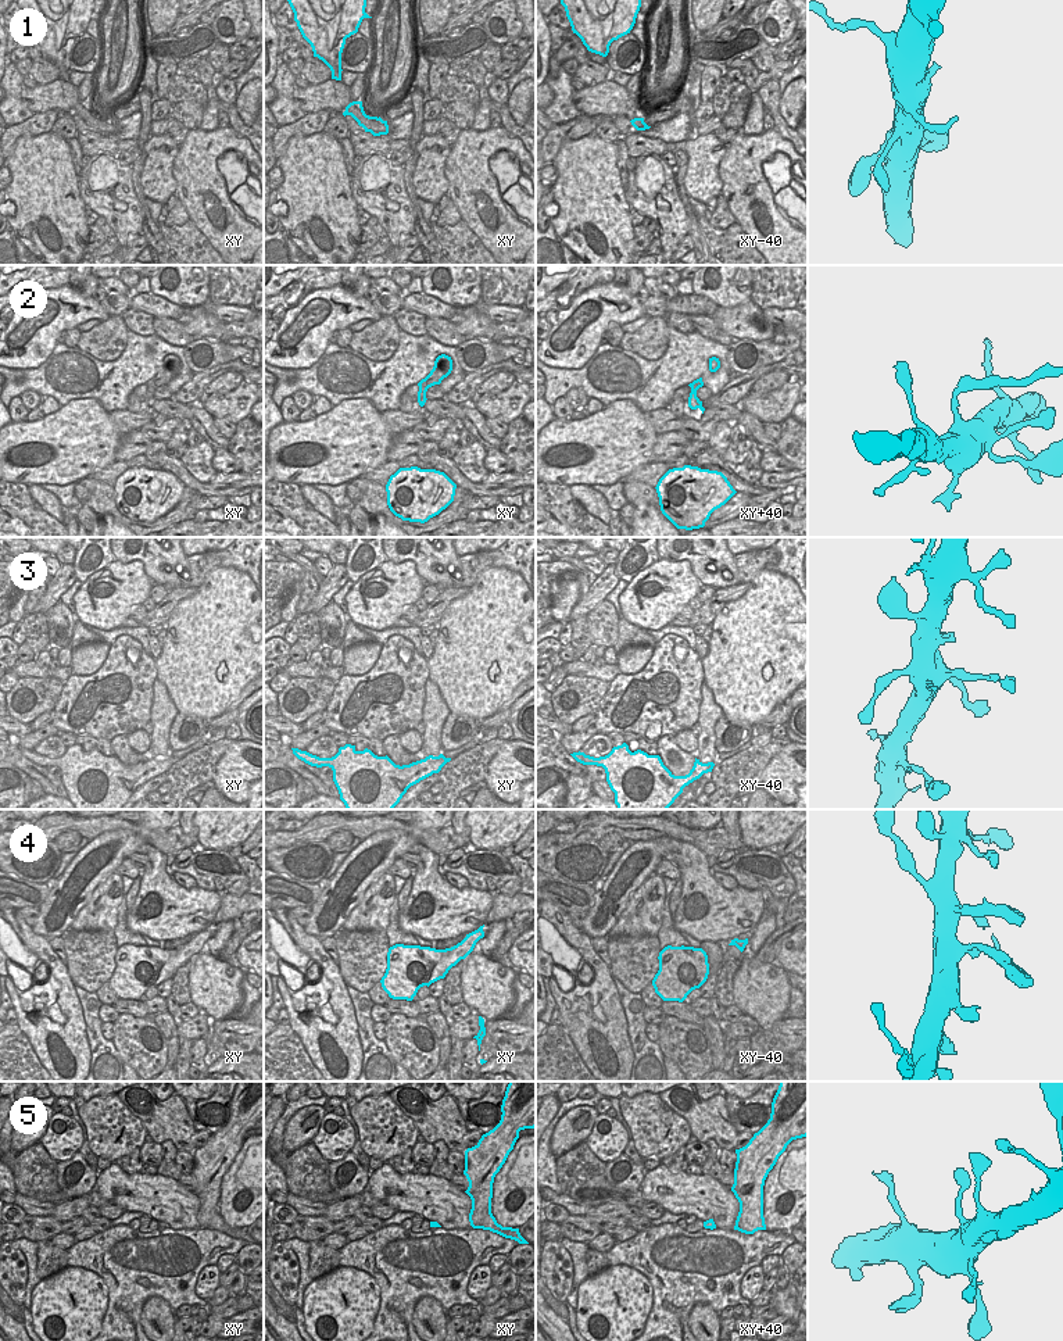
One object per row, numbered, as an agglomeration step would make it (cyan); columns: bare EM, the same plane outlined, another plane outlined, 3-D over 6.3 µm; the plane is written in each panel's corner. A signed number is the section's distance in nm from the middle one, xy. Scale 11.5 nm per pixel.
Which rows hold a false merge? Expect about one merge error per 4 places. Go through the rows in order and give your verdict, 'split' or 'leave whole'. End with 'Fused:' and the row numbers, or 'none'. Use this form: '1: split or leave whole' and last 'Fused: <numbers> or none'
1: leave whole
2: split
3: leave whole
4: leave whole
5: leave whole
Fused: 2

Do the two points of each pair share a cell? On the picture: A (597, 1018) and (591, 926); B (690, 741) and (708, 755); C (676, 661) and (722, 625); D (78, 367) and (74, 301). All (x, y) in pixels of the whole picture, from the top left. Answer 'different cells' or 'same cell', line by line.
A: different cells
B: different cells
C: different cells
D: different cells

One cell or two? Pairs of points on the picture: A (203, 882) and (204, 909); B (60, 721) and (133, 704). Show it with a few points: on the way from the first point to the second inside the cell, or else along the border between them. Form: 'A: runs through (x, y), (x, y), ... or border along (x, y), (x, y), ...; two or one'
A: border along (197, 886), (206, 890), (215, 890); two
B: runs through (78, 729), (99, 717), (115, 717); one

